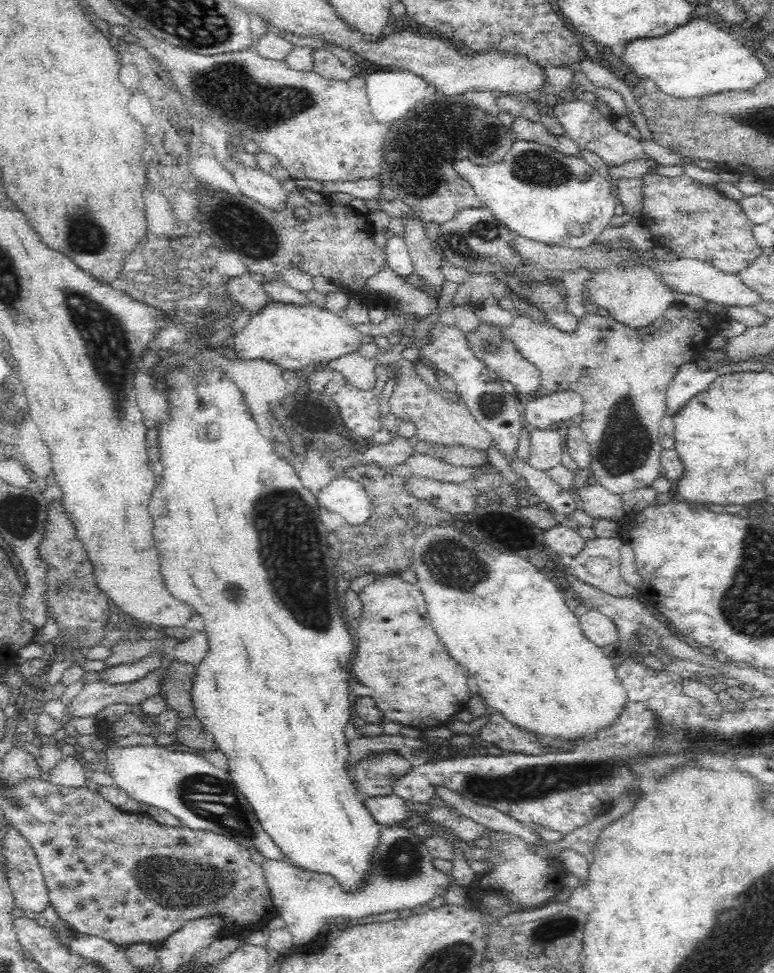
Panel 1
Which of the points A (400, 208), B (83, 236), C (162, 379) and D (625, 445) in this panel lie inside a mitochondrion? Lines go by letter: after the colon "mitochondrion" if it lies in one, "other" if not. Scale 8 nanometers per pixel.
A: other
B: mitochondrion
C: other
D: mitochondrion

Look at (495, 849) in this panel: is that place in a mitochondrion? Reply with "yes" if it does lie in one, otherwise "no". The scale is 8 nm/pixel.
no

